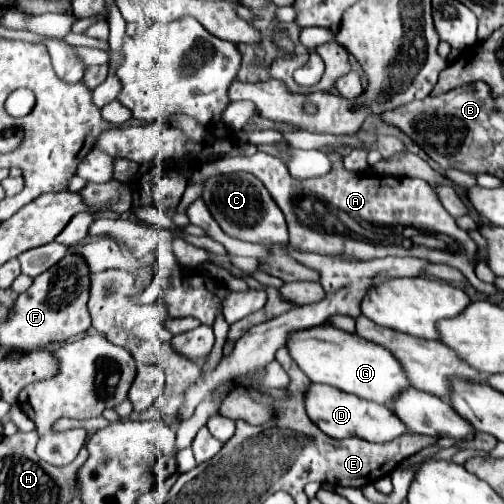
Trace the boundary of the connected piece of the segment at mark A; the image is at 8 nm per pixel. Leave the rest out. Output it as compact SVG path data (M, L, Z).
M258 151L252 157L240 157L240 159L222 159L222 161L214 161L208 165L202 165L194 171L192 181L194 185L186 189L178 211L176 213L184 213L186 207L200 197L200 189L202 183L216 173L232 173L232 171L248 171L252 175L256 175L266 189L270 191L272 199L276 201L276 205L282 209L286 223L288 223L288 245L296 251L306 251L306 253L320 253L320 255L328 255L328 257L352 257L358 261L370 261L370 259L378 259L378 257L386 257L386 255L398 255L398 257L420 257L420 259L428 259L432 263L446 263L452 265L456 269L460 269L464 273L464 277L472 277L474 273L474 265L472 259L476 255L476 243L470 239L470 235L460 229L454 221L452 215L446 213L446 209L442 207L440 199L436 197L434 189L424 181L424 179L412 179L412 177L368 177L368 173L354 173L354 171L346 171L342 165L342 155L336 153L328 153L328 157L332 157L332 173L326 173L324 177L312 177L308 181L296 181L290 173L288 167L272 157L266 155L262 151Z

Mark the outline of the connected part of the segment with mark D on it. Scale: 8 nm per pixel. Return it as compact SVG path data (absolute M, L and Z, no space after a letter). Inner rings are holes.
M312 383L304 393L304 403L306 403L306 413L314 421L314 425L318 425L324 433L328 433L330 437L336 437L336 439L362 437L366 441L384 443L384 441L396 439L398 435L408 431L404 427L404 423L392 413L390 407L372 403L372 401L364 401L356 395L344 393L340 389L332 389L328 385Z

